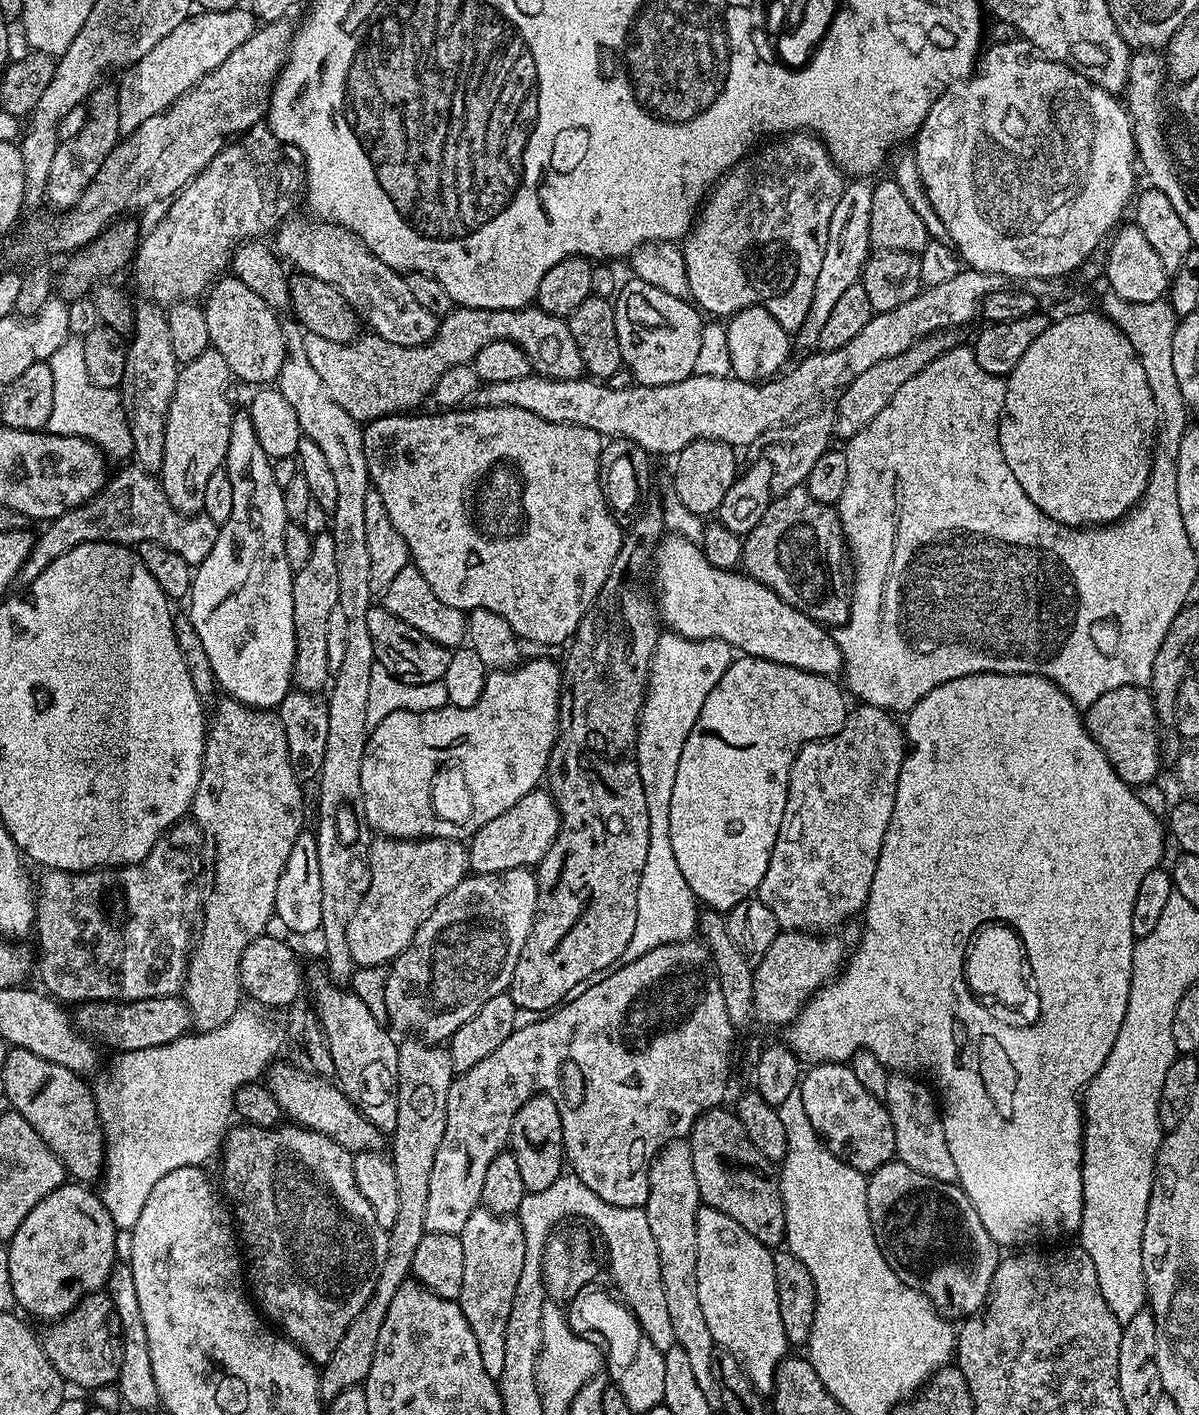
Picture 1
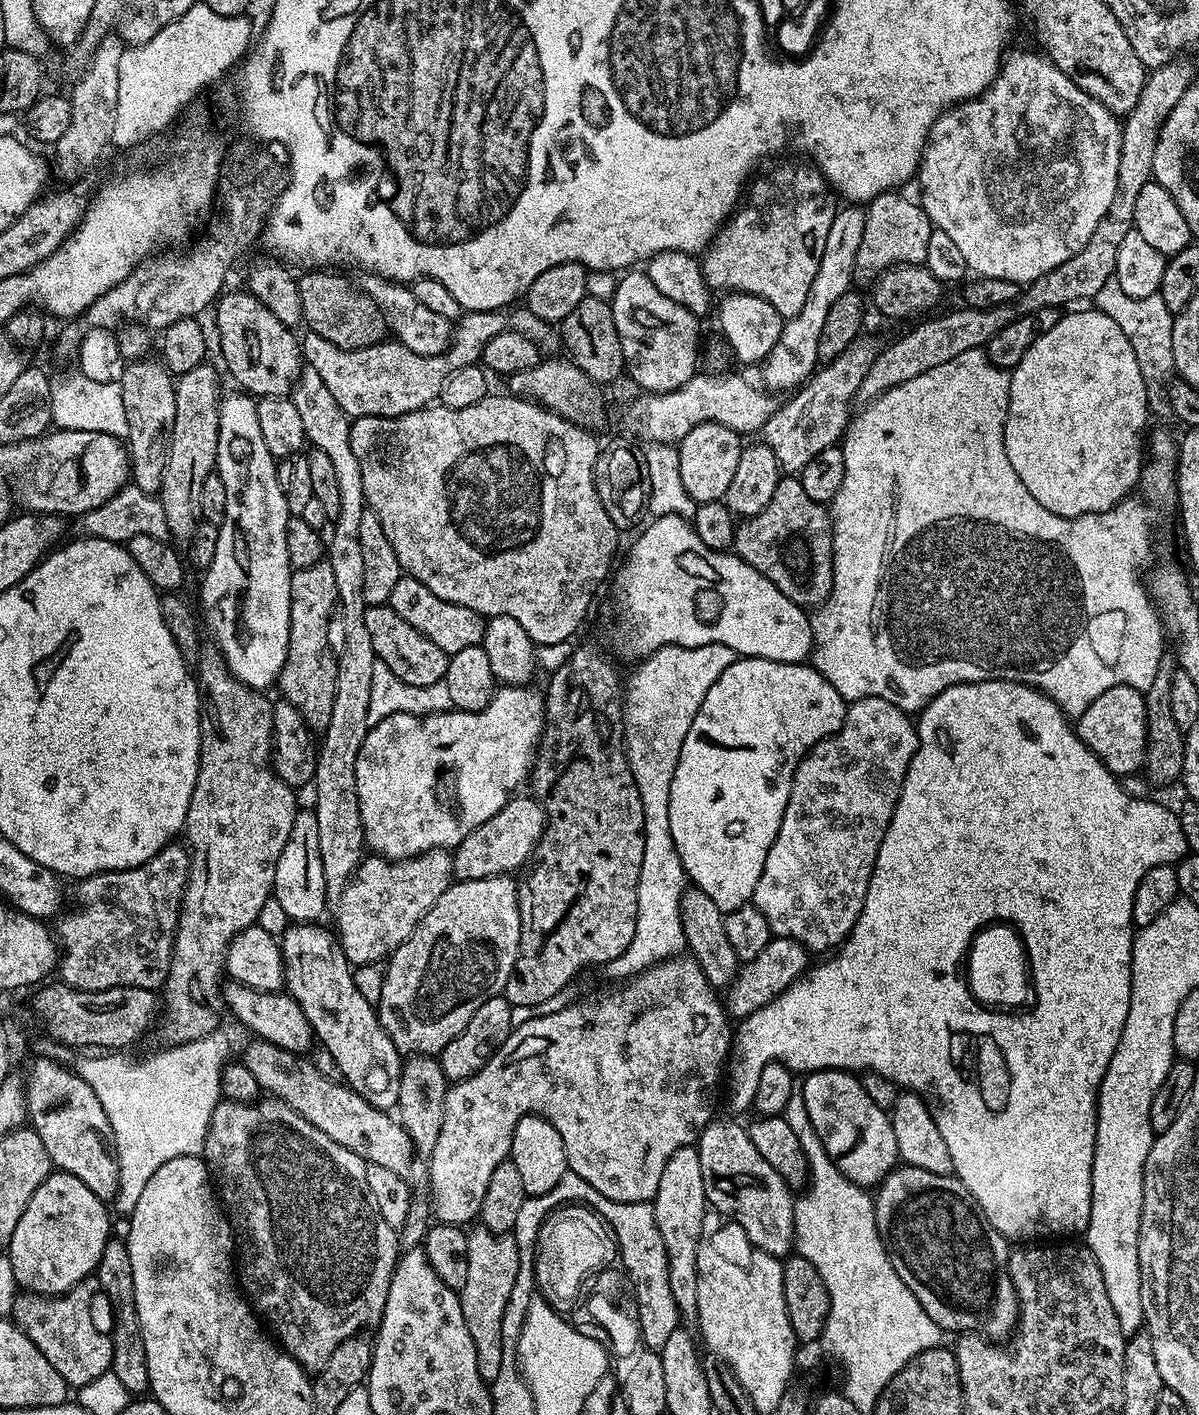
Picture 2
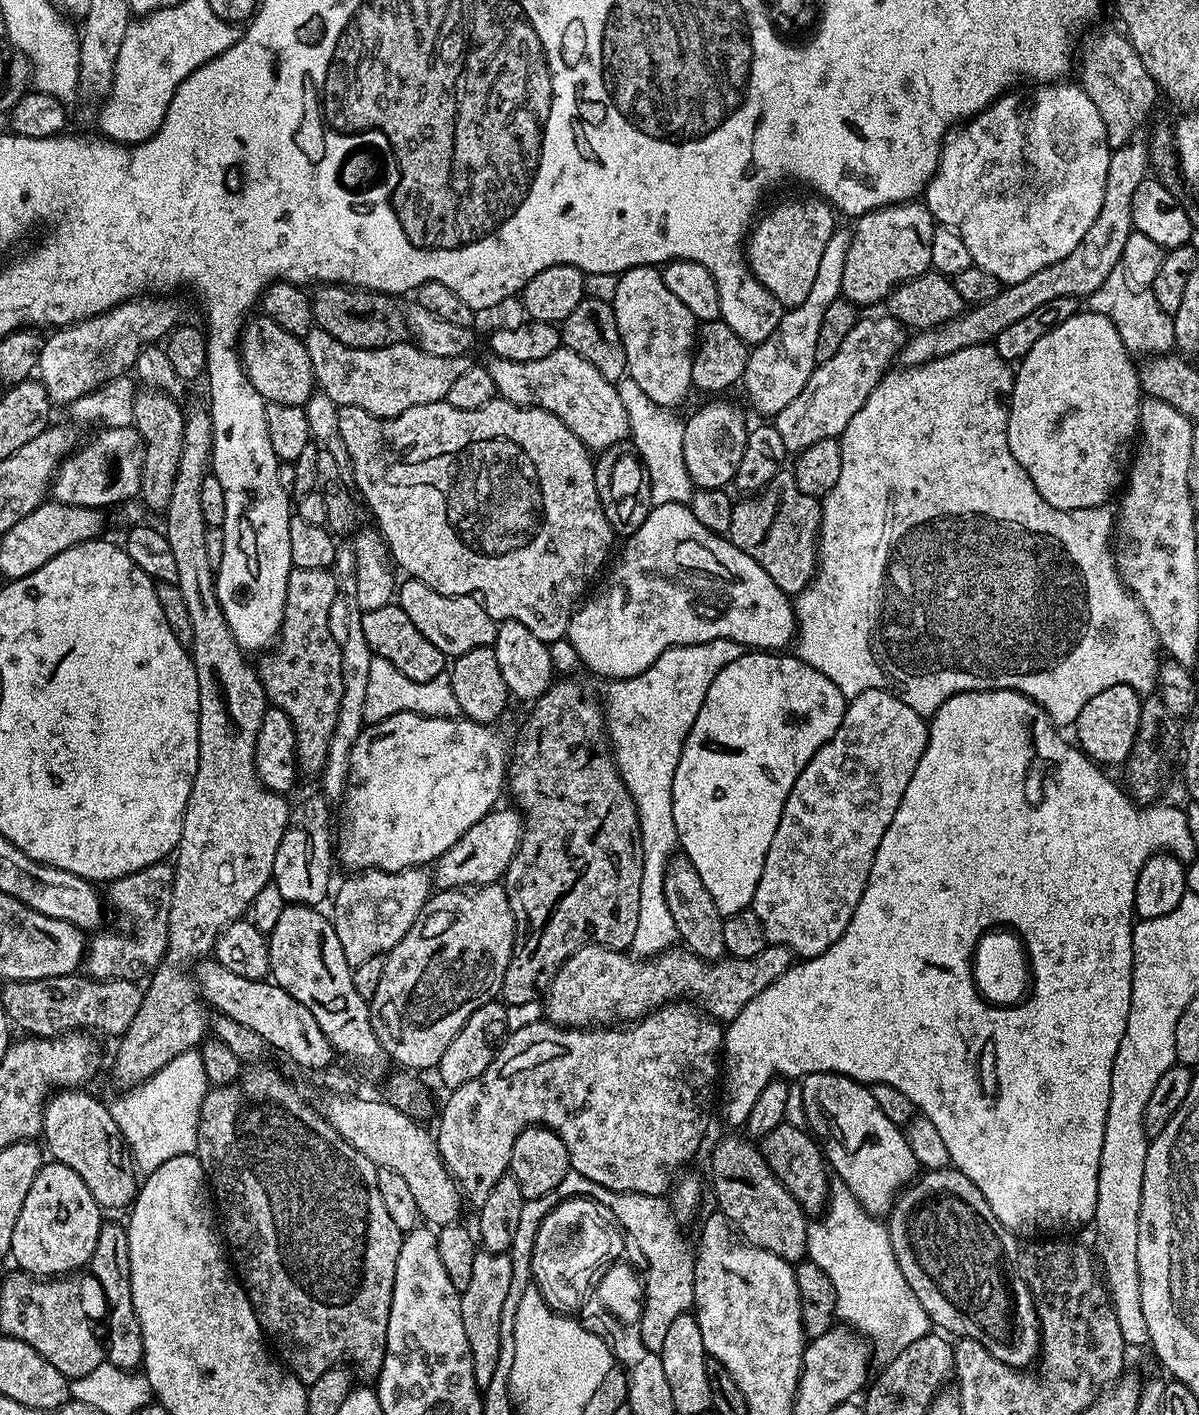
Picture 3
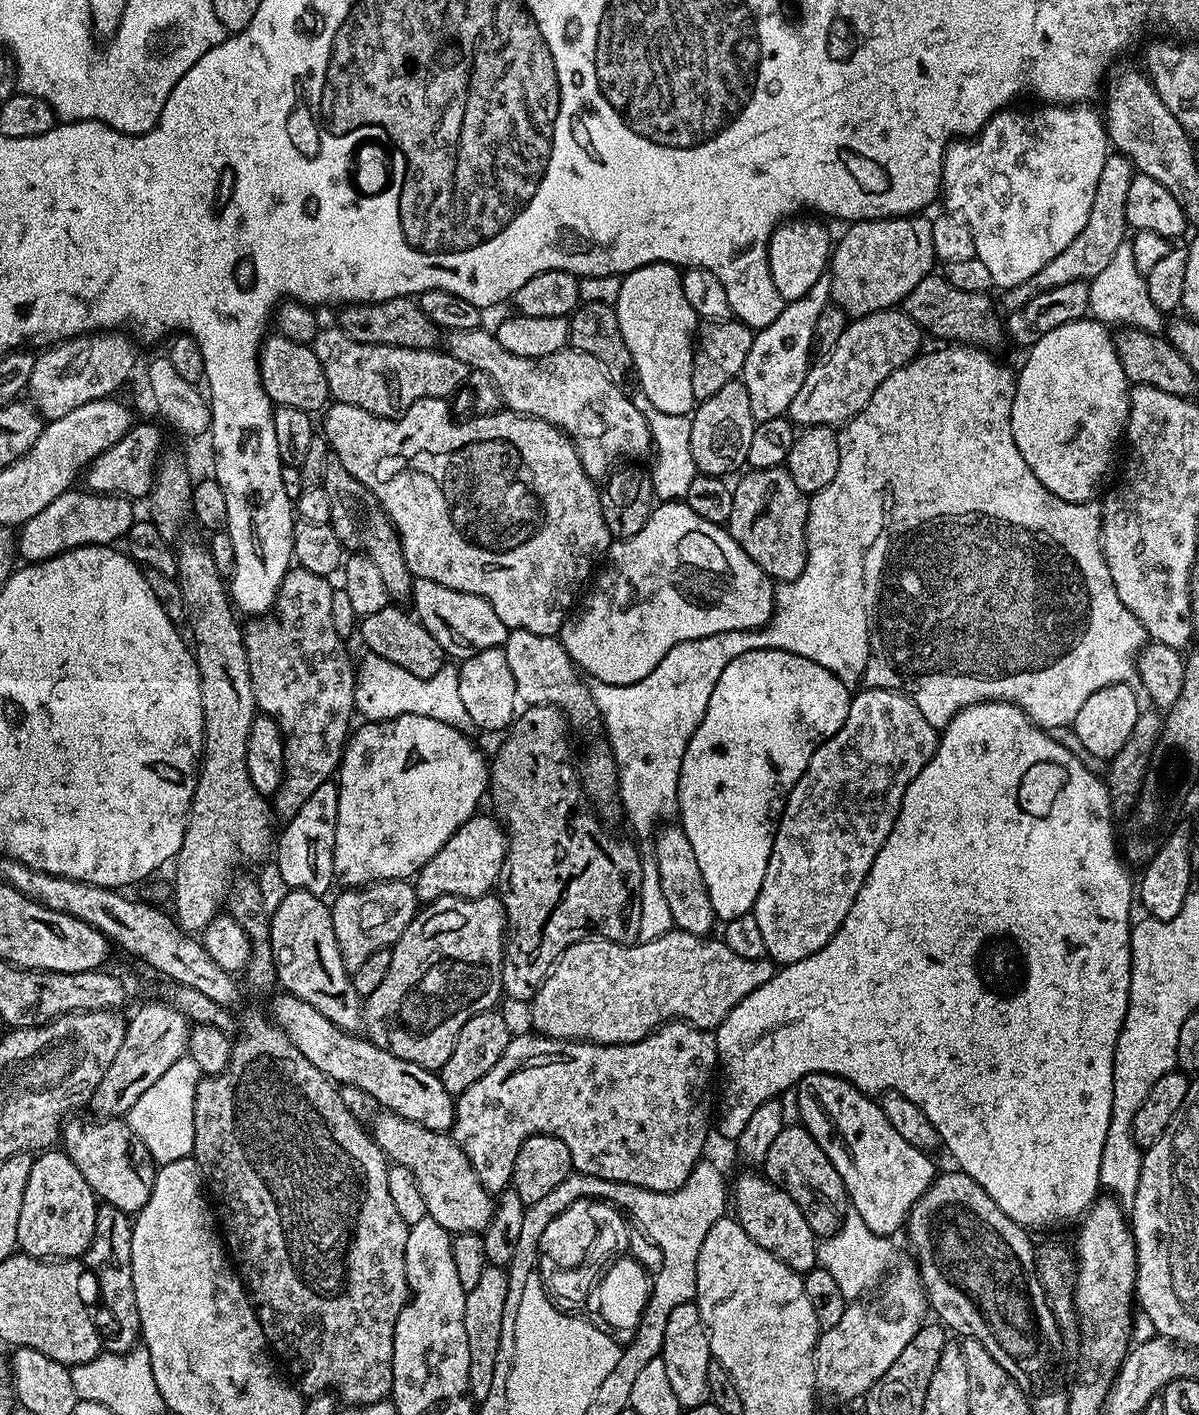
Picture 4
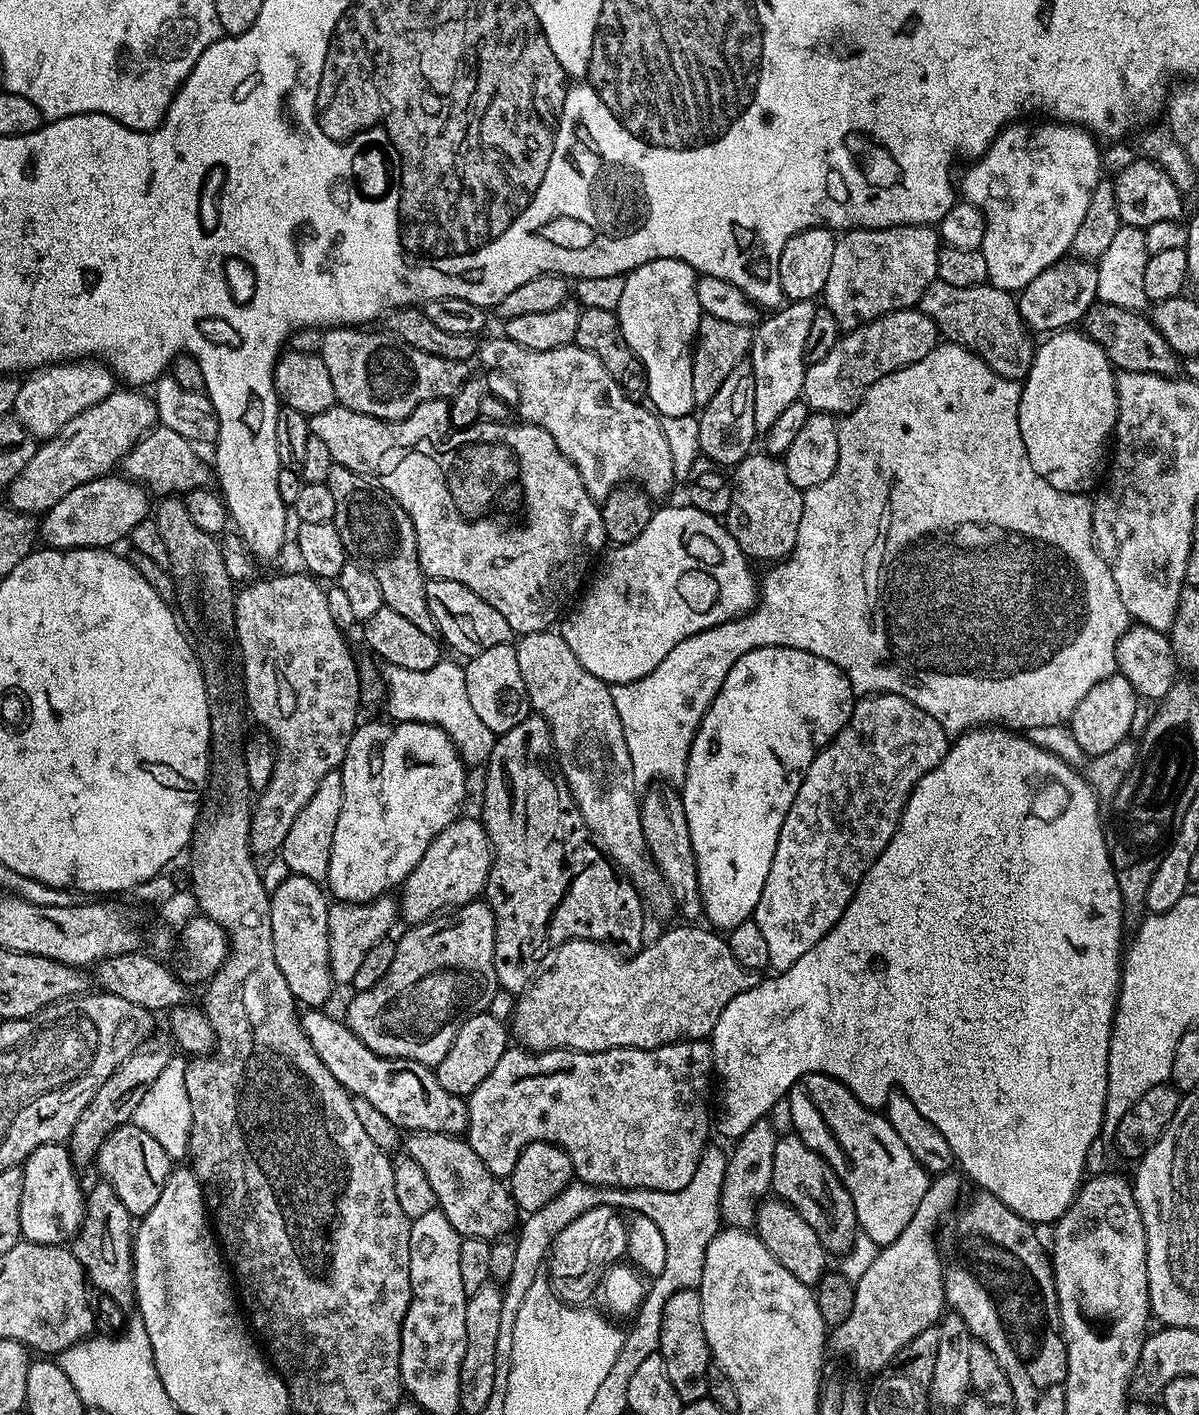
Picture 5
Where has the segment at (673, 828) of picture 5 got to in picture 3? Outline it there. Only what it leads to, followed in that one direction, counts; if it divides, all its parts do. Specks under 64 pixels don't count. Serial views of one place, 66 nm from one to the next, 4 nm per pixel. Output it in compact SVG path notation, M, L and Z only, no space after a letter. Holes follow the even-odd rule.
M676 854L668 861L664 893L666 894L666 906L674 918L679 943L687 951L693 952L706 961L725 959L726 953L722 942L722 926L725 916L718 910L714 898L710 898L706 886L702 886L702 878L698 878L698 870L694 870L688 856Z

